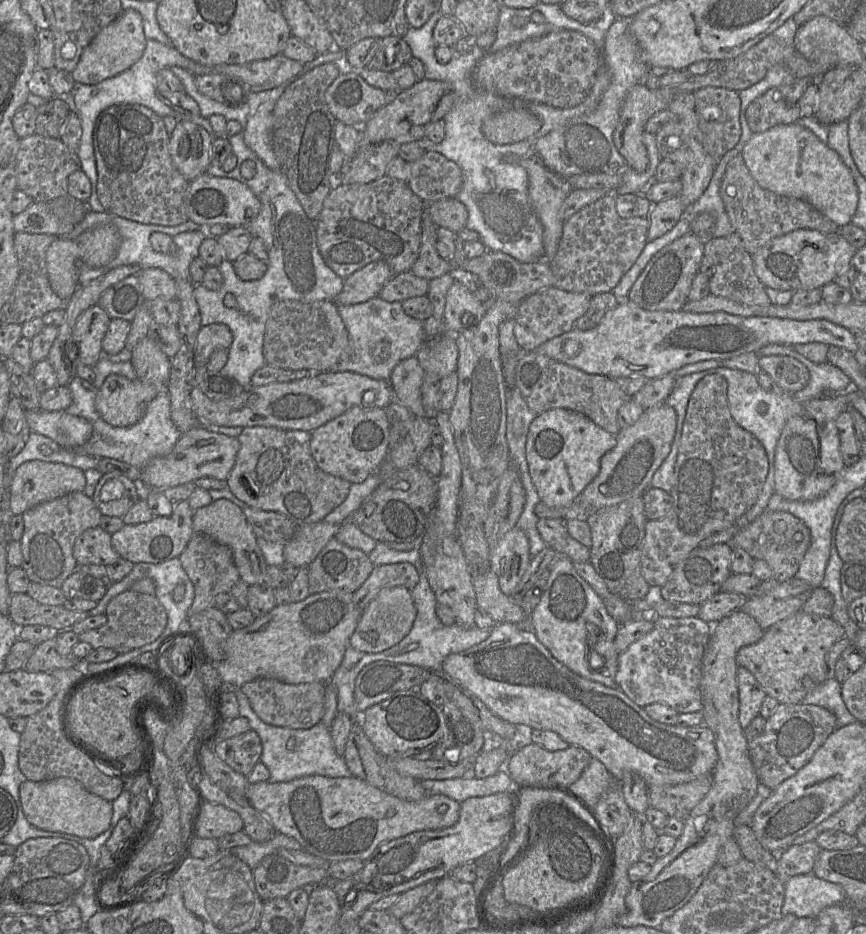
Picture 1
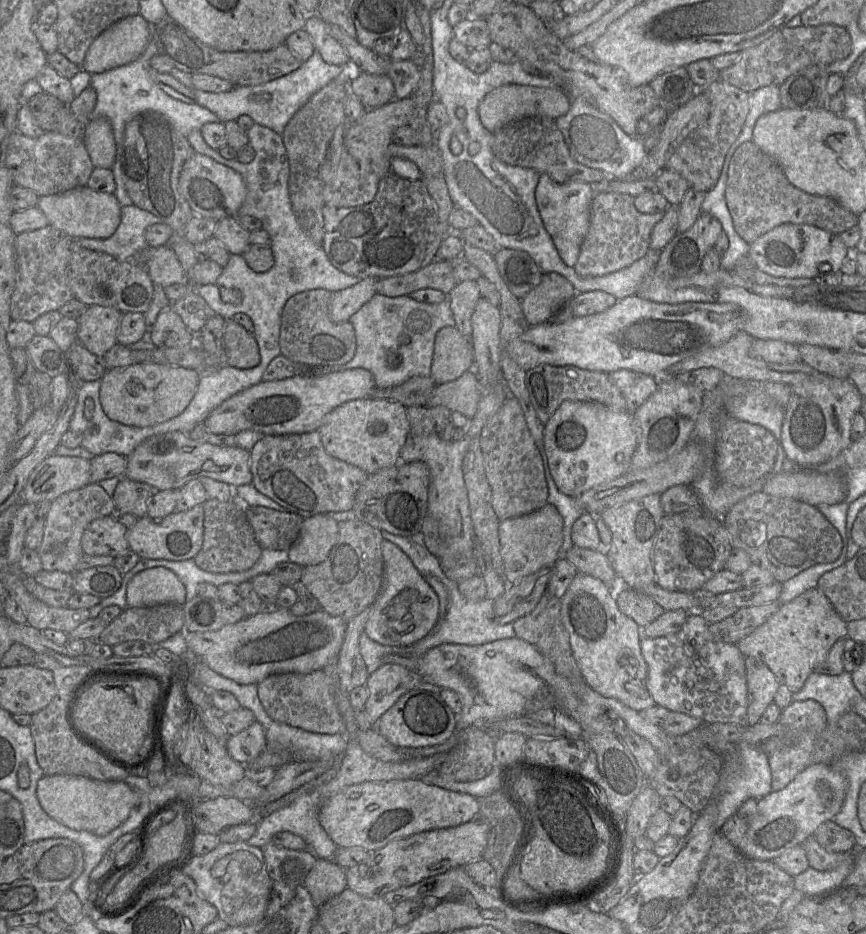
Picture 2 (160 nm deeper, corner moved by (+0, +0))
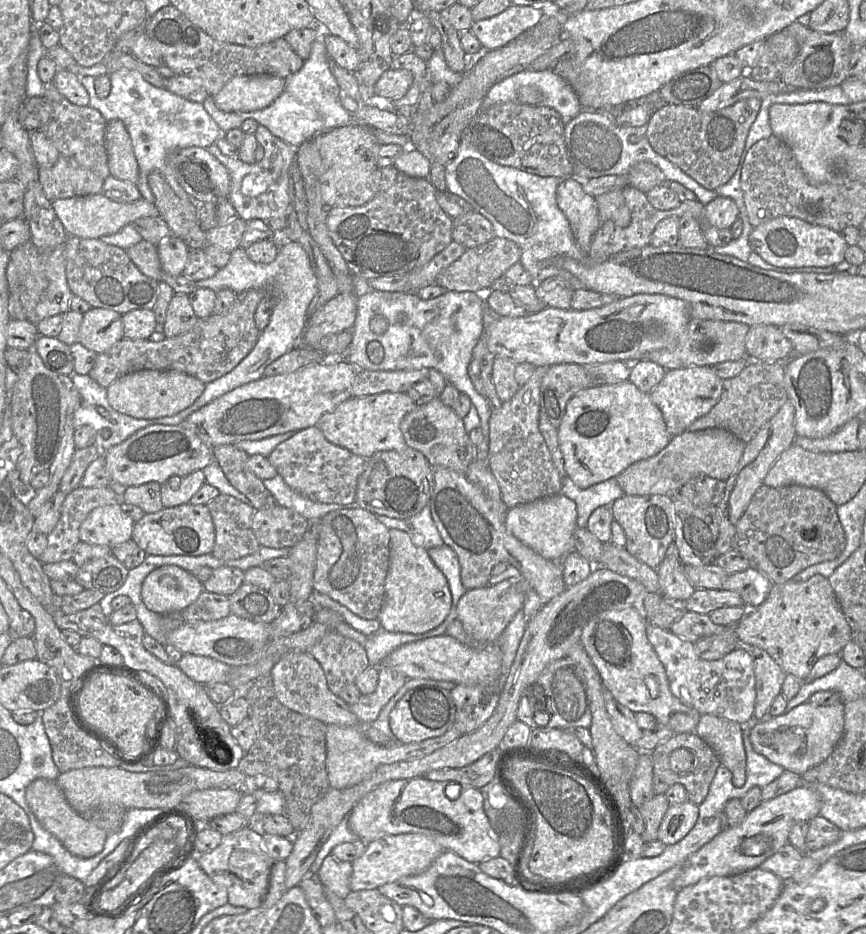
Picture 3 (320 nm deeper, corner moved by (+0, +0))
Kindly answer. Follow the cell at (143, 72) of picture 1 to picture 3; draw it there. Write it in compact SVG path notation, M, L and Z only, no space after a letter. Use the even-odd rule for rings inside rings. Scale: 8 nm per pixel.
M119 69L109 72L111 81L111 90L107 97L99 98L95 92L95 77L82 76L80 81L86 88L89 94L89 106L98 110L107 120L121 120L129 133L132 141L133 150L139 167L139 178L136 186L141 193L142 199L152 202L154 197L147 182L147 177L152 171L160 171L171 186L175 194L183 200L191 201L199 209L202 203L196 202L192 197L181 187L173 170L168 163L168 155L179 148L186 147L201 147L208 148L222 136L222 131L215 120L209 115L202 103L187 100L177 94L174 94L164 87L155 87L147 82L142 75L134 70Z

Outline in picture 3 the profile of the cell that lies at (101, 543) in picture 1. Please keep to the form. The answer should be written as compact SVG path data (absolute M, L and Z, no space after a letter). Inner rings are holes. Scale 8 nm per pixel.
M121 501L95 508L79 529L79 539L91 545L114 548L132 537L135 522L121 509Z

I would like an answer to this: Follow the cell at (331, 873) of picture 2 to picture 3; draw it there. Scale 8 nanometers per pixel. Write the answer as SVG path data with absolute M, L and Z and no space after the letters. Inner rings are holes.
M329 854L323 860L315 877L322 884L325 894L332 893L345 898L350 892L352 863Z

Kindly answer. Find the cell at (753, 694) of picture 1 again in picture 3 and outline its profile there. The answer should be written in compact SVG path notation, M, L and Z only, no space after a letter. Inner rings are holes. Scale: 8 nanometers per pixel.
M745 647L753 661L756 699L752 721L768 717L769 708L778 694L787 674L764 650L758 647Z

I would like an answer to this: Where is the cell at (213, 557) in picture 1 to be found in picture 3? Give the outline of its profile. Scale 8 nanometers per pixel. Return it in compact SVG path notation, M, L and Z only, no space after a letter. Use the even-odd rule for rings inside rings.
M220 494L206 504L215 527L211 554L222 560L239 559L255 553L260 544L252 530L255 509L237 498Z

